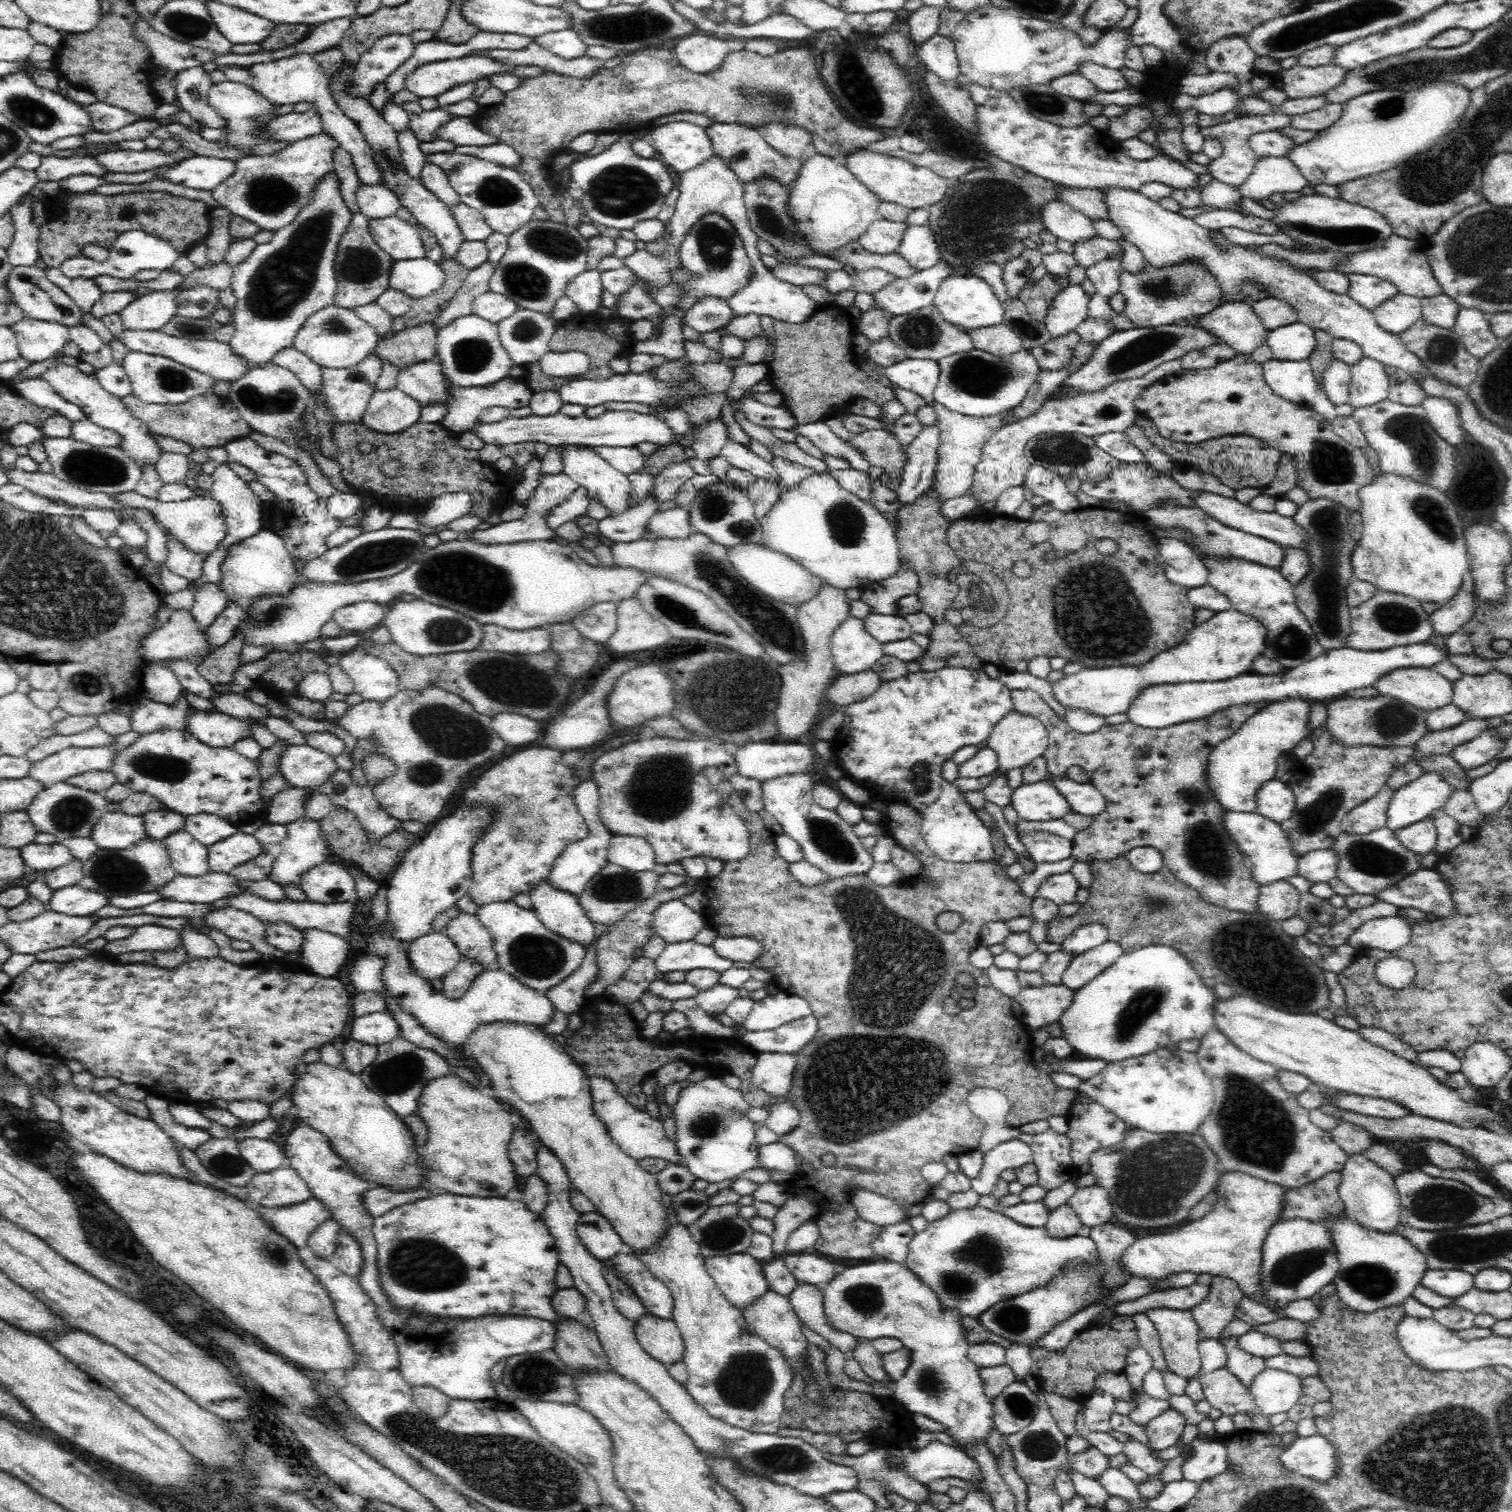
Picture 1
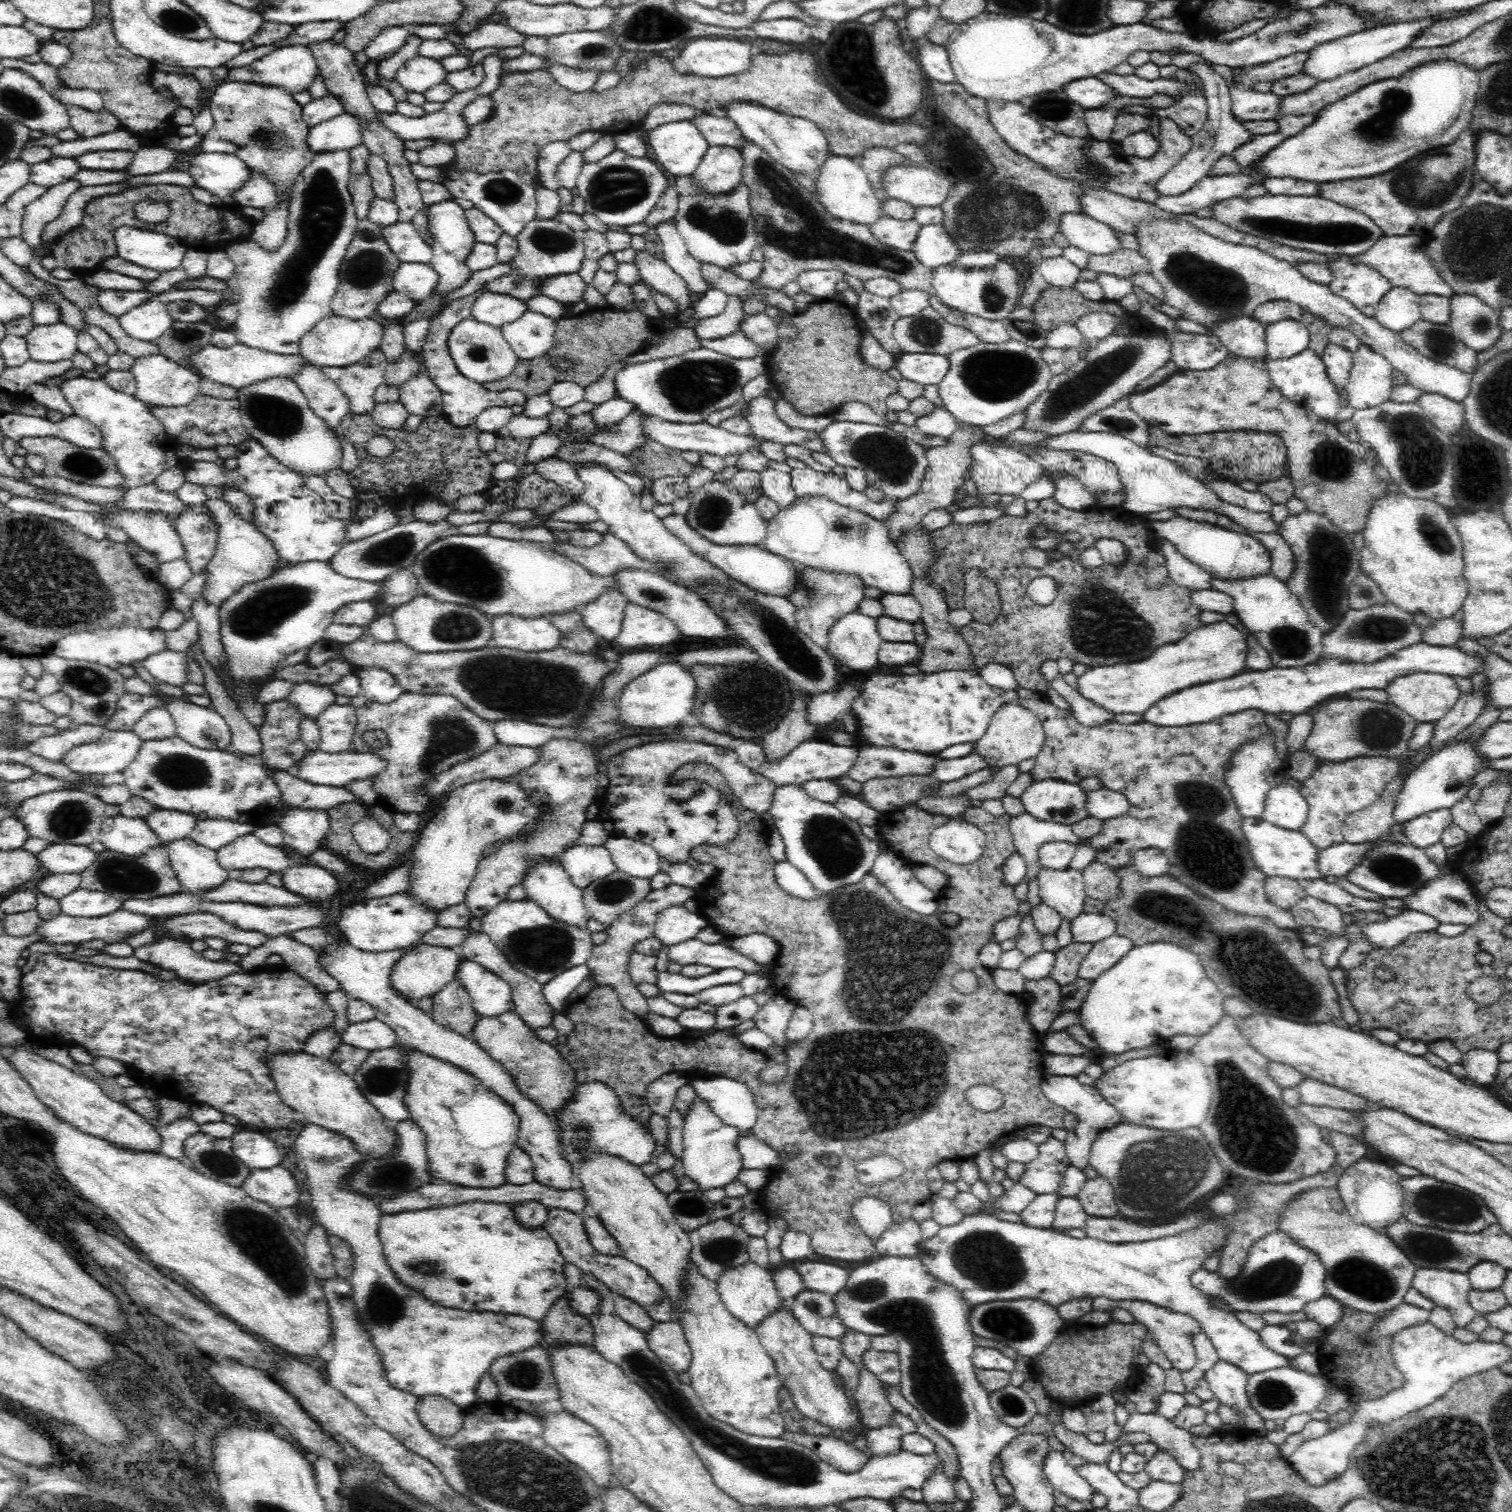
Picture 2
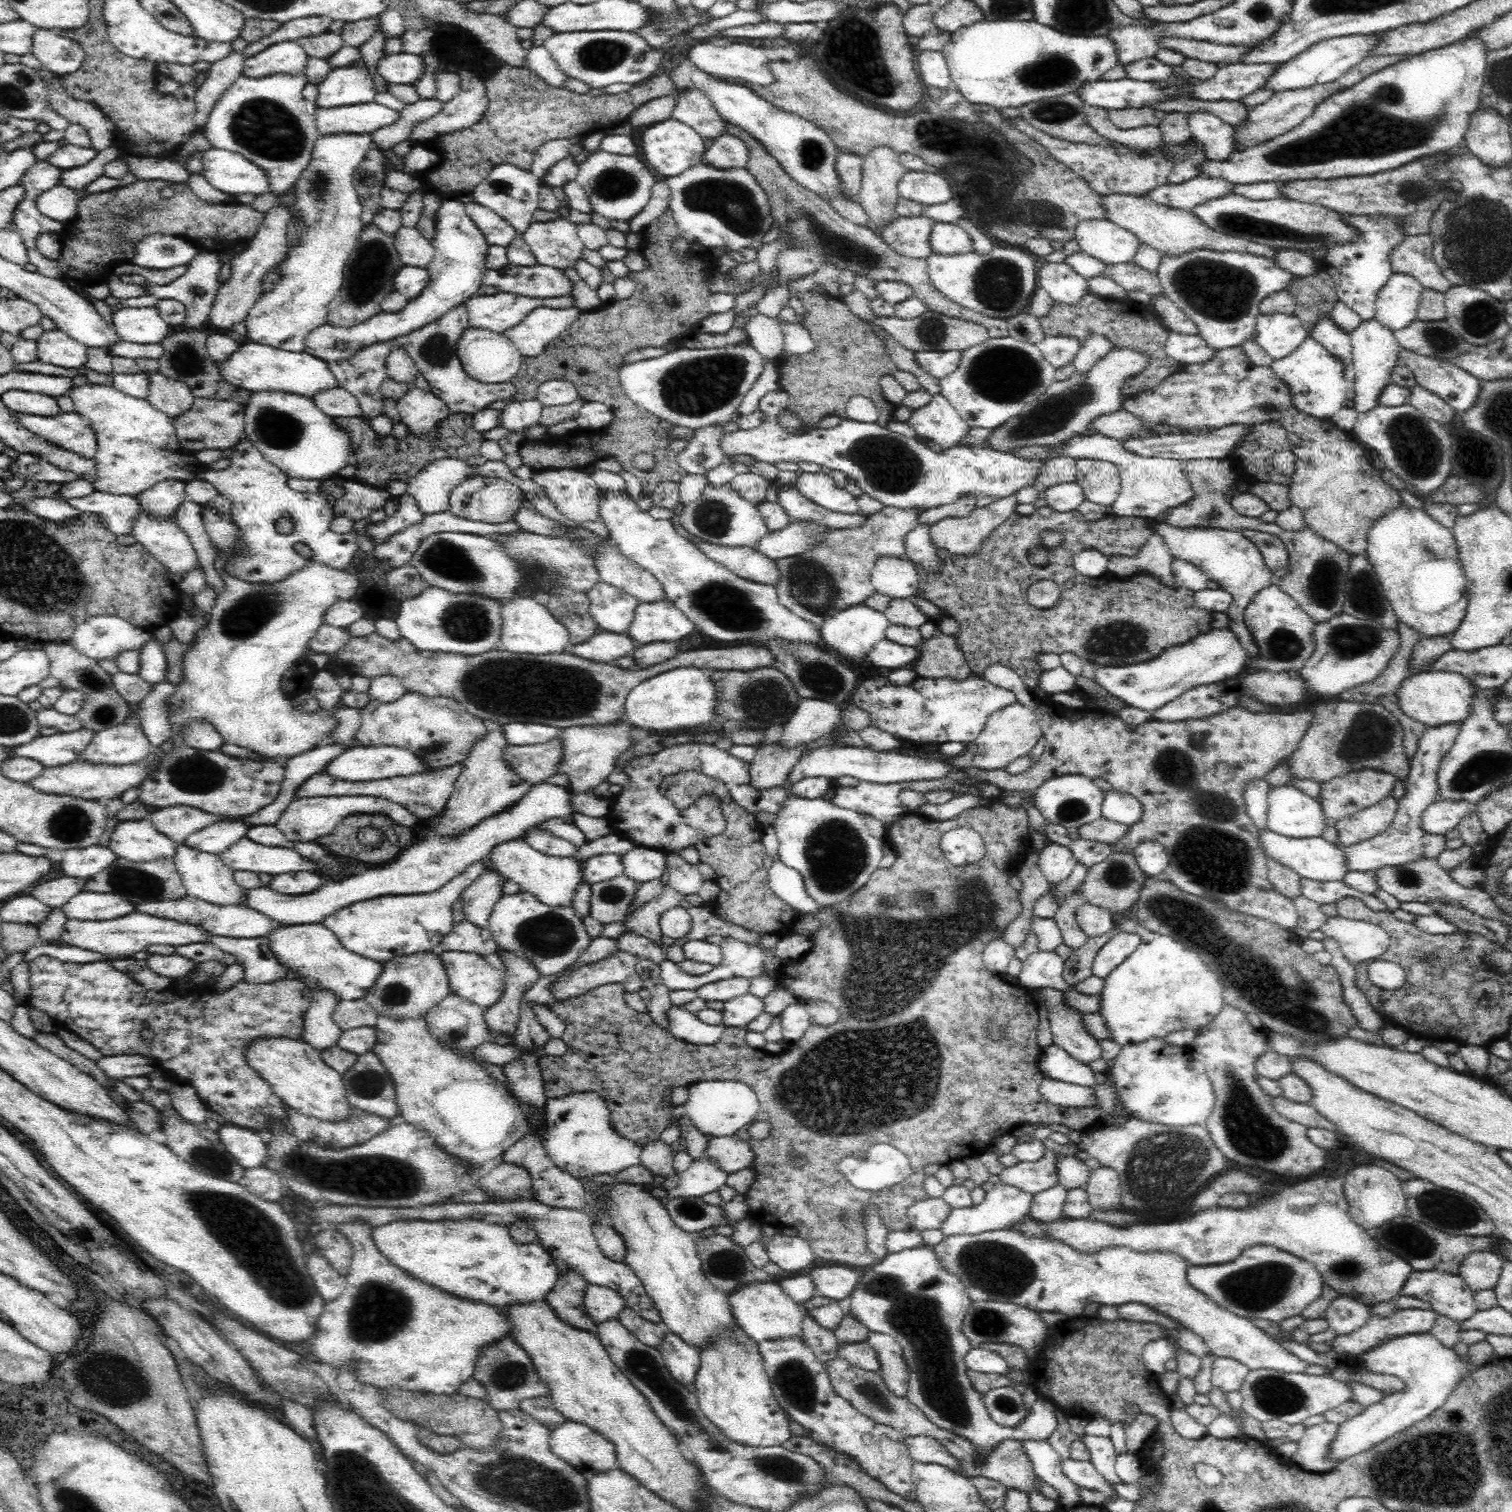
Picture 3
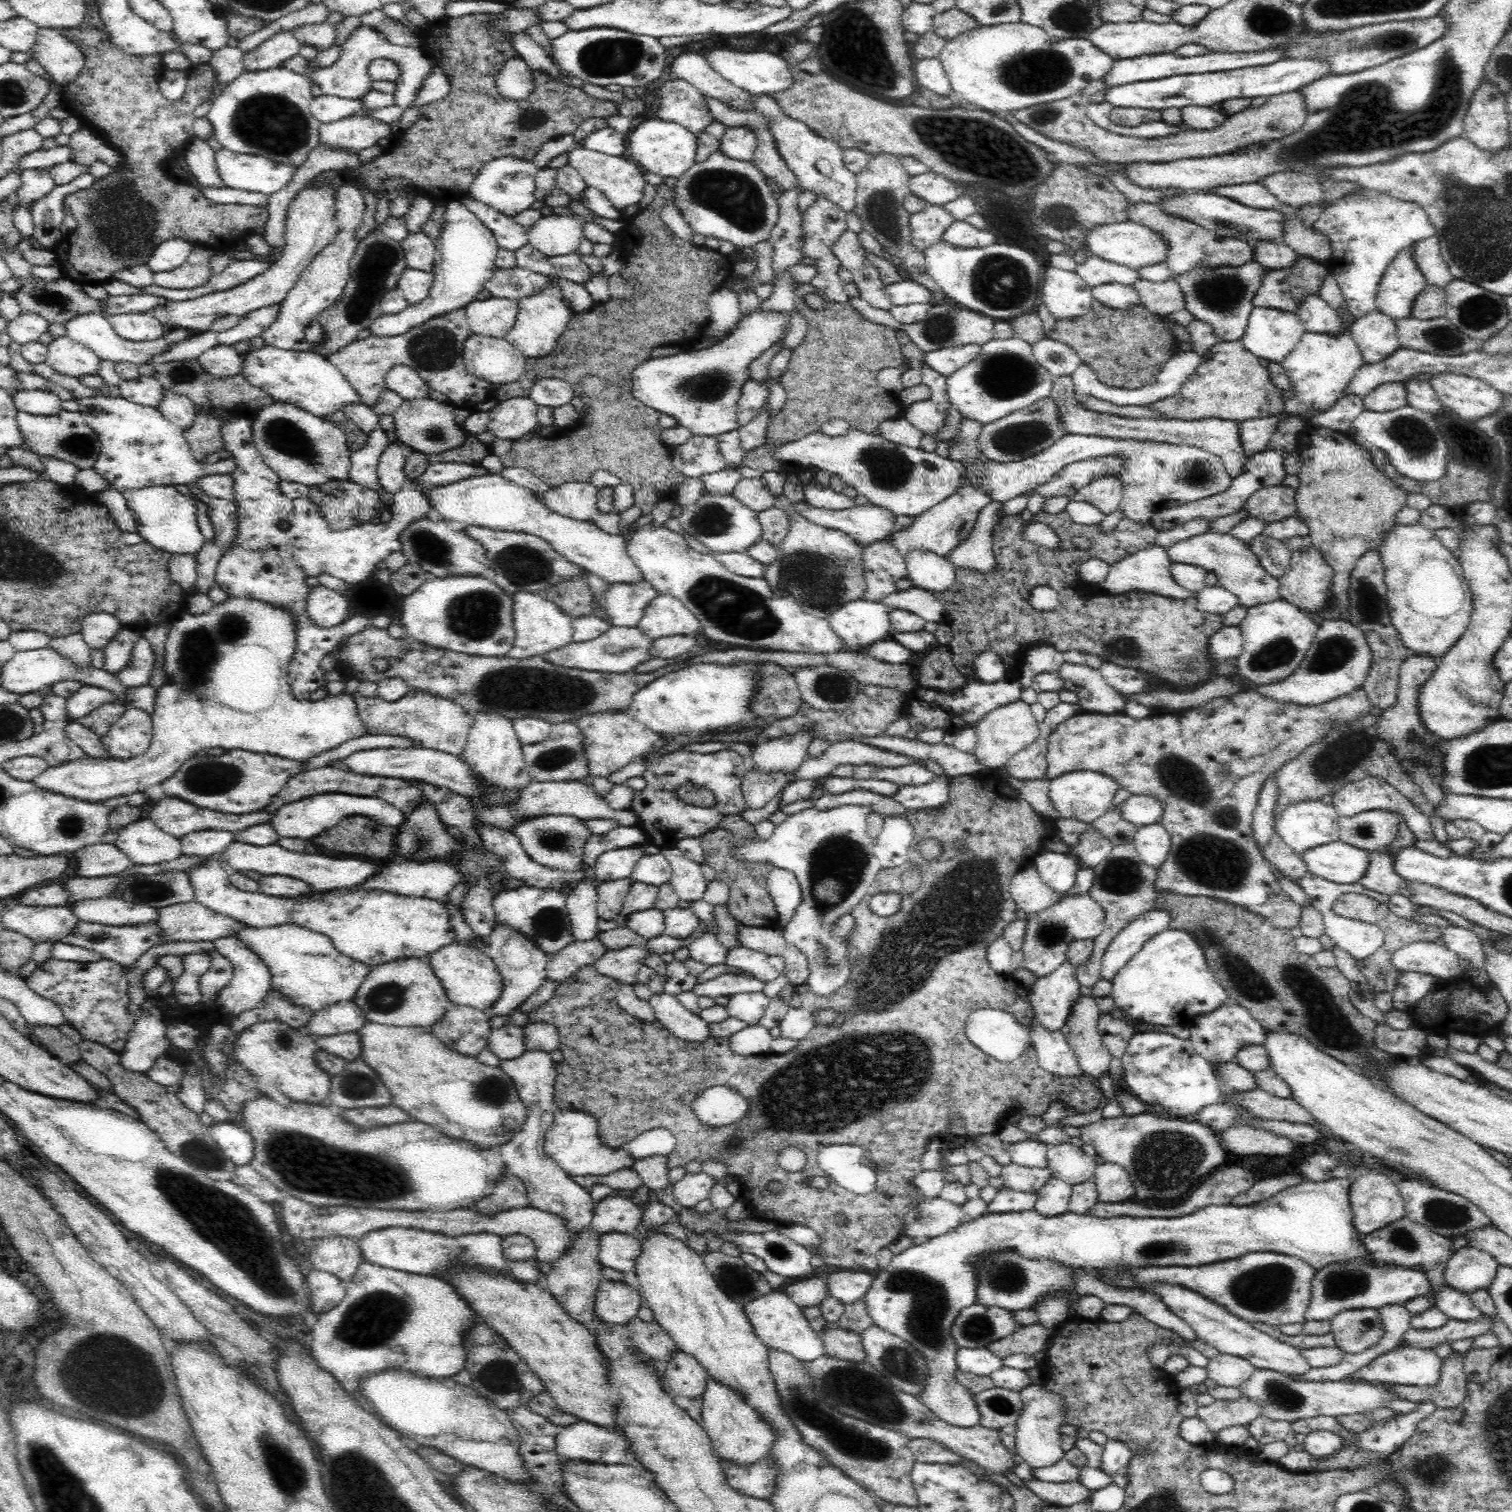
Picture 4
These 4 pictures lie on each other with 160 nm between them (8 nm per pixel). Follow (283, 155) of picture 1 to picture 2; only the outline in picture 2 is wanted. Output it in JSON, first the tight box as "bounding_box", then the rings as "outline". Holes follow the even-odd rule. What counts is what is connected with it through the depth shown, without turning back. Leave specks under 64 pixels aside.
{"bounding_box":[233,111,366,212],"outline":[[[343,111],[340,115],[310,127],[308,144],[312,152],[334,152],[362,145],[366,121]],[[251,170],[251,177],[243,185],[244,188],[234,194],[233,205],[268,212],[279,204],[276,188],[260,173]]]}

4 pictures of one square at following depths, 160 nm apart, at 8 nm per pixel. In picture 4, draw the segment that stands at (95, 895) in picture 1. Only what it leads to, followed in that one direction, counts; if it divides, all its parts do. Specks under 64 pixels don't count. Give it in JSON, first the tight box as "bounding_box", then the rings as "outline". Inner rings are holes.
{"bounding_box":[72,898,157,926],"outline":[[[118,898],[94,899],[77,902],[72,912],[80,921],[108,926],[142,926],[156,923],[157,909],[142,904],[130,904]]]}

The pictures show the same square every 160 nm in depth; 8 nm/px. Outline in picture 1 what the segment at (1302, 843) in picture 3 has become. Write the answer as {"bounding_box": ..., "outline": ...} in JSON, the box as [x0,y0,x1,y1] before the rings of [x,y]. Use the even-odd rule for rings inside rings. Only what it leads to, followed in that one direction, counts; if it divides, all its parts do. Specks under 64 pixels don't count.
{"bounding_box":[1222,811,1299,886],"outline":[[[1226,811],[1222,816],[1224,828],[1232,840],[1245,854],[1248,865],[1251,867],[1253,879],[1264,886],[1277,880],[1284,880],[1299,874],[1299,858],[1293,851],[1288,833],[1280,824],[1256,813]]]}

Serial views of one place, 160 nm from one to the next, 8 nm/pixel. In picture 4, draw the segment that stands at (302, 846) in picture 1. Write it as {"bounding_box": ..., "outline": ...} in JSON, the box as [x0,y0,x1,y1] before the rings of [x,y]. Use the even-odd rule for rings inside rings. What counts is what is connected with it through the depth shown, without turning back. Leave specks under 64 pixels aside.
{"bounding_box":[269,792,406,841],"outline":[[[330,792],[315,794],[314,796],[282,805],[273,813],[269,824],[276,831],[279,838],[301,838],[302,840],[310,841],[314,836],[318,837],[323,834],[326,829],[338,825],[338,822],[341,822],[344,818],[355,815],[370,818],[378,824],[390,827],[401,827],[406,818],[405,813],[398,810],[393,804],[388,804],[379,798]]]}

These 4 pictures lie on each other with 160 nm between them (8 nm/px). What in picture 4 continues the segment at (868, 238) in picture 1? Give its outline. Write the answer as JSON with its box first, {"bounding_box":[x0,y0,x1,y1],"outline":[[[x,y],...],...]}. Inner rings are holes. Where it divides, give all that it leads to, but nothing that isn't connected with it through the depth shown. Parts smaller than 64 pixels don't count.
{"bounding_box":[910,206,958,250],"outline":[[[926,206],[924,211],[916,212],[910,217],[911,243],[919,250],[926,250],[930,244],[943,240],[947,228],[956,221],[958,220],[944,206]]]}

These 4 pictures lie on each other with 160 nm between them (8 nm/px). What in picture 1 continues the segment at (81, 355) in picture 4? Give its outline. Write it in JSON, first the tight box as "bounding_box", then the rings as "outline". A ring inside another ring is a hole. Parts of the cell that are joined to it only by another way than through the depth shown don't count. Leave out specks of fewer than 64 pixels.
{"bounding_box":[9,317,71,362],"outline":[[[24,317],[19,323],[9,326],[18,340],[21,357],[28,362],[40,362],[61,353],[64,346],[71,341],[67,326],[58,323],[44,322],[41,320]]]}

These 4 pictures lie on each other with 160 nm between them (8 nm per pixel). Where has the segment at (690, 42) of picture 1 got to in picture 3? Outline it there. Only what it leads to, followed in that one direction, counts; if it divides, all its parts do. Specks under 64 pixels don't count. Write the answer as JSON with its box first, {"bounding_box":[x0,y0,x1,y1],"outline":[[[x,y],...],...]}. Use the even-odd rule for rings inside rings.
{"bounding_box":[687,44,776,88],"outline":[[[698,44],[690,50],[687,56],[691,63],[696,65],[700,71],[718,76],[720,79],[731,79],[732,81],[740,81],[751,86],[766,88],[766,86],[774,86],[776,77],[770,71],[770,62],[763,48],[754,48],[748,44]]]}

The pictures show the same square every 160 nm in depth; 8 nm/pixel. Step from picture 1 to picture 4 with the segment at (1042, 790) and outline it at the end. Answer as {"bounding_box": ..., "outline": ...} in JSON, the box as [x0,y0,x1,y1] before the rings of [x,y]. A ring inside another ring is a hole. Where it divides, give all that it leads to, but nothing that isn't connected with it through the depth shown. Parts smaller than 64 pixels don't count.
{"bounding_box":[1048,770,1121,825],"outline":[[[1088,770],[1067,772],[1049,781],[1048,796],[1054,808],[1062,814],[1061,818],[1074,818],[1090,825],[1112,808],[1112,798],[1121,786],[1109,776],[1101,772]]]}

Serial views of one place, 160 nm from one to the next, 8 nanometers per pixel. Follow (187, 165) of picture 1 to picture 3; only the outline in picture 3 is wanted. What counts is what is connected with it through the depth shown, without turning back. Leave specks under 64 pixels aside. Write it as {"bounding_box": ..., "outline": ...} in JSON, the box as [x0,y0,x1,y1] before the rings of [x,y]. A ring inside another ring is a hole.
{"bounding_box":[203,147,270,197],"outline":[[[210,147],[203,156],[203,176],[220,191],[238,197],[270,192],[269,176],[245,156]]]}

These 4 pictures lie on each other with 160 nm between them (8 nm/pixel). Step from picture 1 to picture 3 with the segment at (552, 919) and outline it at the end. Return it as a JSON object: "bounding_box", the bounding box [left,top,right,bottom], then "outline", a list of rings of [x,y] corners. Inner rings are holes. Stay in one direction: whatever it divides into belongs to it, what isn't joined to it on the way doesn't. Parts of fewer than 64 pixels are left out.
{"bounding_box":[488,838,581,907],"outline":[[[518,838],[496,844],[490,850],[488,858],[491,866],[495,867],[502,876],[516,883],[521,891],[537,896],[542,904],[570,907],[581,878],[581,868],[574,857],[556,858],[542,854],[526,844],[526,841]]]}

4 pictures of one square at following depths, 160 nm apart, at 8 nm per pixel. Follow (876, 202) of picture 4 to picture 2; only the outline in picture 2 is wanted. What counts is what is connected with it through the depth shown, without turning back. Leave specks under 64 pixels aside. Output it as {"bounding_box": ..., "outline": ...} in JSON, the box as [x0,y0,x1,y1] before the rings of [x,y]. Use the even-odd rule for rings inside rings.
{"bounding_box":[861,147,908,208],"outline":[[[872,147],[863,152],[861,168],[867,174],[874,195],[881,203],[881,208],[883,208],[884,202],[889,199],[888,193],[886,193],[886,189],[882,184],[882,175],[888,168],[904,164],[908,164],[907,159],[894,149]]]}

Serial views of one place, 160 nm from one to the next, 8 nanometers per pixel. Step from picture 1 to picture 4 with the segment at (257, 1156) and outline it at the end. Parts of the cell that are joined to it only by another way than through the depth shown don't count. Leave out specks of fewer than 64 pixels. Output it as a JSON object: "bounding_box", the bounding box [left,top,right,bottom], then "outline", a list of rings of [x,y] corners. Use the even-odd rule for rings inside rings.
{"bounding_box":[211,1122,252,1166],"outline":[[[230,1122],[215,1123],[211,1135],[218,1149],[234,1162],[235,1166],[246,1165],[252,1161],[252,1135],[245,1129]]]}

